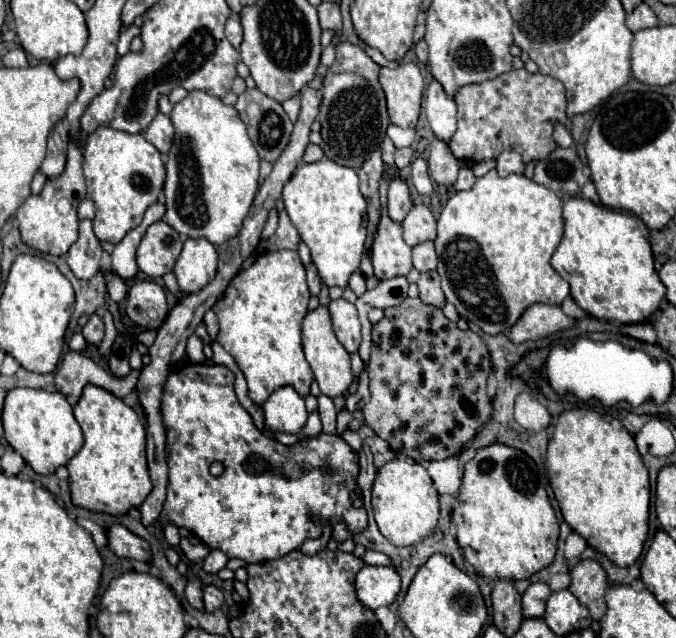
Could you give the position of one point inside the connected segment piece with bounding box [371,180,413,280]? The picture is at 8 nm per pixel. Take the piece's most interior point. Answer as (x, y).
(391, 256)

